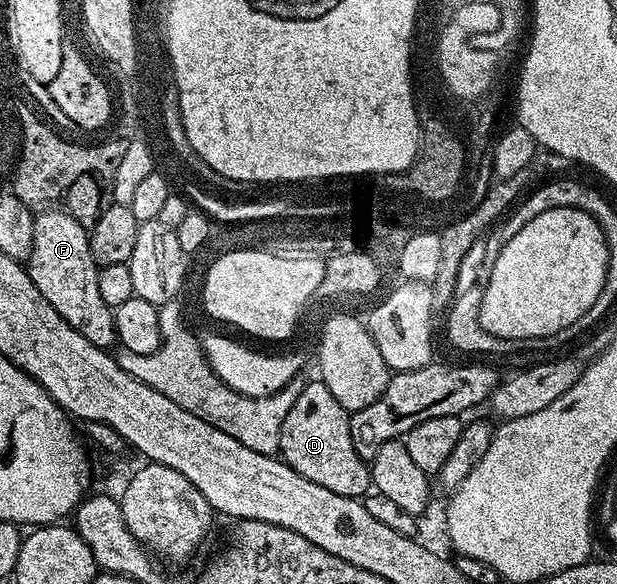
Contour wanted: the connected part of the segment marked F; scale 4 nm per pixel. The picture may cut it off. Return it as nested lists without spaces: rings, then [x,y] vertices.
[[[41,211],[34,219],[32,253],[26,267],[42,298],[46,298],[46,302],[50,302],[50,306],[54,306],[54,310],[58,310],[58,314],[62,314],[82,338],[108,350],[118,340],[116,322],[113,309],[102,298],[102,290],[98,290],[98,265],[92,257],[88,234],[89,229],[83,228],[68,212]]]

